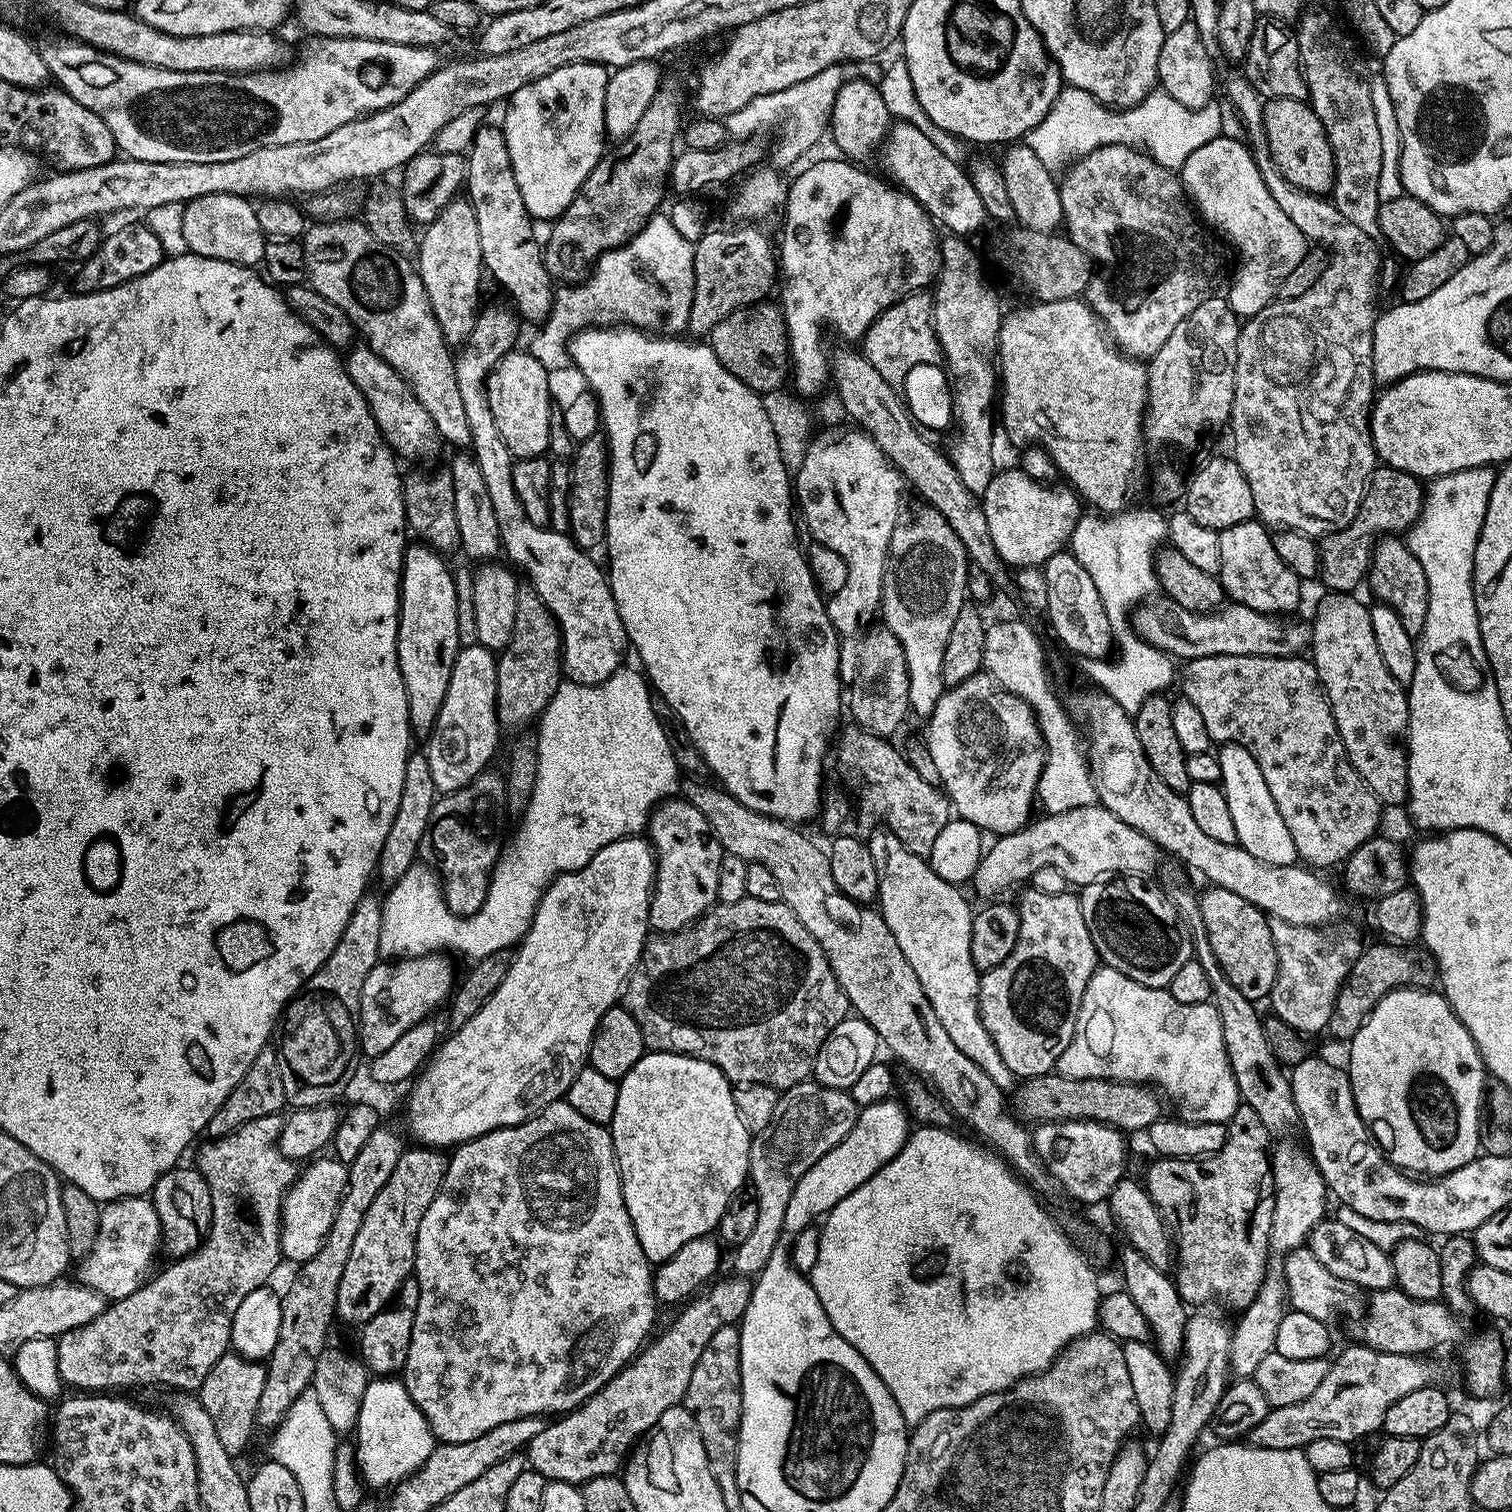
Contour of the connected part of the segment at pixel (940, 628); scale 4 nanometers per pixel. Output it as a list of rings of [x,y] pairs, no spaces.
[[[924,506],[921,509],[913,518],[912,524],[897,523],[896,529],[892,531],[884,573],[884,592],[880,595],[878,612],[881,617],[884,615],[883,627],[890,629],[894,638],[898,638],[902,654],[906,658],[908,707],[915,715],[917,712],[920,718],[927,718],[946,690],[942,678],[942,654],[946,654],[946,638],[950,638],[950,630],[954,626],[954,618],[958,618],[958,610],[966,607],[970,561],[958,534],[946,522],[946,518],[942,518],[942,514],[938,514],[938,510],[933,508]]]

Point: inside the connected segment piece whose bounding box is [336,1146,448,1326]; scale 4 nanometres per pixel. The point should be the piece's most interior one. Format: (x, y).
(384, 1255)

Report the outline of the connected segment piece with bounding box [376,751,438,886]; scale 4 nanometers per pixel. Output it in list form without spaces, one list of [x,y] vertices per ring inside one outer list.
[[[413,751],[406,762],[406,774],[402,782],[402,798],[398,798],[398,810],[394,814],[394,822],[390,822],[390,834],[386,834],[386,842],[382,842],[380,860],[376,863],[376,872],[391,886],[406,874],[417,863],[416,854],[420,850],[420,840],[425,839],[430,827],[428,819],[432,806],[438,799],[434,786],[434,778],[430,778],[430,766],[427,755],[423,751]]]

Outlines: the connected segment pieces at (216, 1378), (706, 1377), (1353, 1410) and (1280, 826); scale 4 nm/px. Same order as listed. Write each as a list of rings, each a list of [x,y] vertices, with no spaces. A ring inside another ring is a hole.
[[[226,1354],[214,1362],[210,1374],[202,1382],[198,1395],[206,1414],[210,1414],[214,1422],[214,1430],[218,1430],[218,1439],[221,1440],[226,1454],[234,1458],[239,1452],[248,1448],[252,1438],[252,1428],[256,1423],[258,1398],[262,1398],[262,1386],[266,1386],[267,1367],[259,1360],[248,1360],[244,1356]]]
[[[736,1324],[722,1326],[722,1330],[714,1333],[714,1338],[706,1342],[706,1350],[698,1354],[698,1362],[694,1362],[694,1374],[690,1374],[690,1386],[686,1386],[682,1406],[694,1418],[698,1426],[698,1434],[702,1446],[706,1450],[706,1458],[710,1466],[710,1474],[714,1474],[714,1482],[723,1490],[725,1497],[732,1498],[736,1491],[736,1437],[740,1430],[740,1411],[742,1410],[742,1394],[740,1393],[740,1330]]]
[[[1356,1342],[1336,1361],[1331,1361],[1328,1372],[1310,1398],[1294,1402],[1294,1406],[1269,1407],[1266,1418],[1252,1428],[1246,1440],[1251,1447],[1266,1450],[1303,1449],[1305,1444],[1314,1442],[1314,1438],[1357,1442],[1383,1429],[1386,1410],[1390,1410],[1398,1398],[1406,1398],[1406,1394],[1414,1394],[1414,1390],[1436,1383],[1436,1364],[1427,1355],[1386,1354]]]
[[[1222,744],[1218,748],[1218,759],[1219,785],[1224,789],[1226,806],[1230,808],[1230,822],[1236,831],[1236,843],[1246,850],[1246,854],[1270,866],[1290,866],[1297,863],[1294,838],[1290,838],[1290,830],[1286,830],[1286,822],[1282,814],[1278,814],[1278,806],[1274,806],[1270,786],[1266,786],[1266,778],[1262,778],[1262,770],[1258,770],[1254,754],[1250,754],[1250,750],[1246,750],[1241,744]]]

